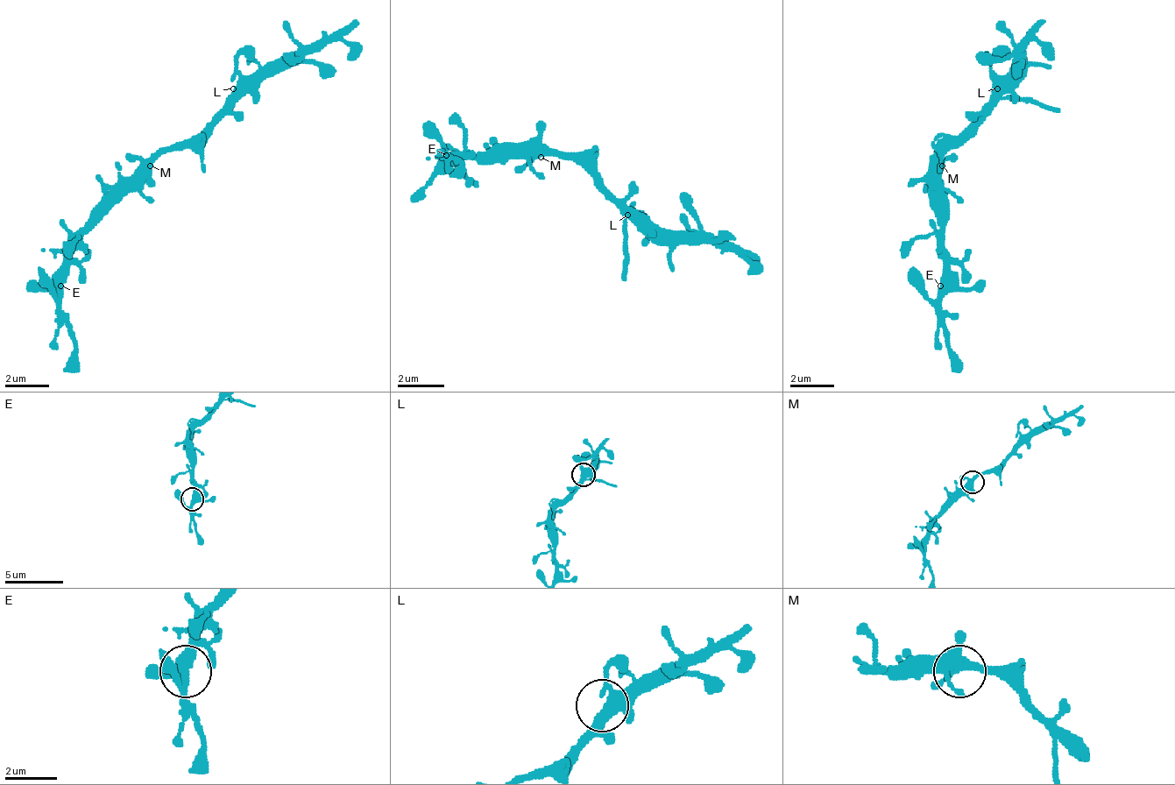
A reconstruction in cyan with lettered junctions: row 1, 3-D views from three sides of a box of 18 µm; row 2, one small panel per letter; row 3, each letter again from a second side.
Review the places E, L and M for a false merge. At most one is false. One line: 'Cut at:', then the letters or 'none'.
Cut at: none

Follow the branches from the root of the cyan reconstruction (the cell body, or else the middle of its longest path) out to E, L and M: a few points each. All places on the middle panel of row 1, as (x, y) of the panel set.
E: (557, 157), (448, 157)
L: (557, 157), (569, 157), (627, 215)
M: (557, 157), (541, 157)

